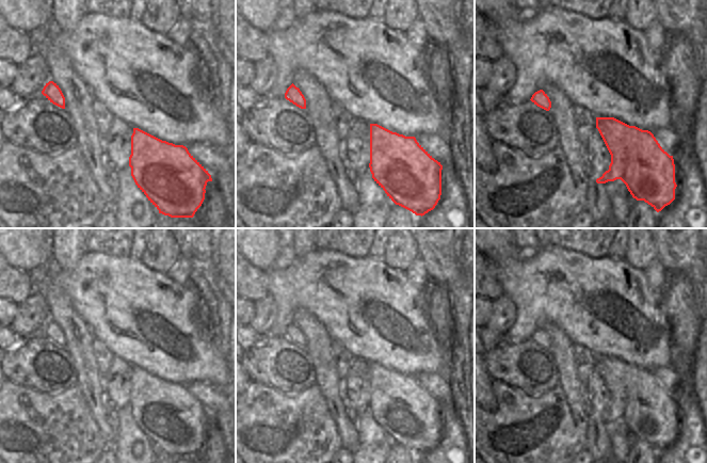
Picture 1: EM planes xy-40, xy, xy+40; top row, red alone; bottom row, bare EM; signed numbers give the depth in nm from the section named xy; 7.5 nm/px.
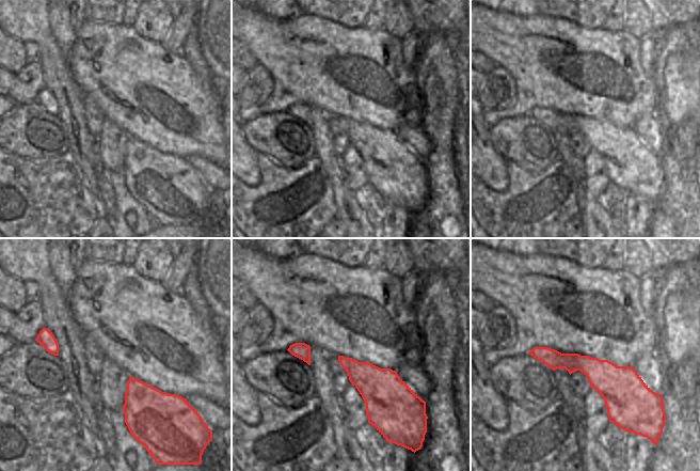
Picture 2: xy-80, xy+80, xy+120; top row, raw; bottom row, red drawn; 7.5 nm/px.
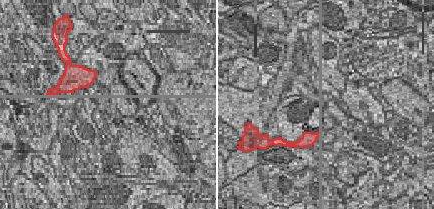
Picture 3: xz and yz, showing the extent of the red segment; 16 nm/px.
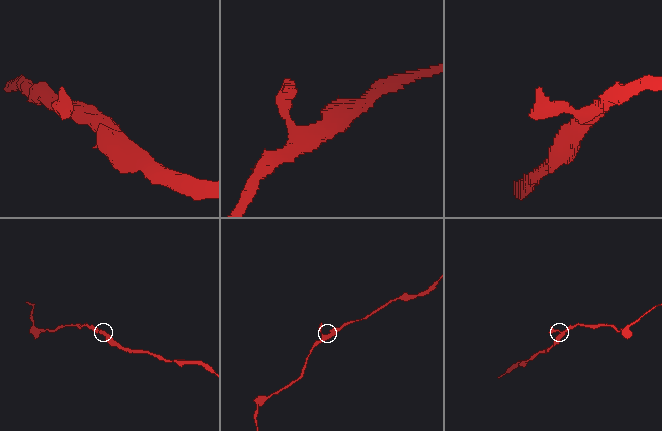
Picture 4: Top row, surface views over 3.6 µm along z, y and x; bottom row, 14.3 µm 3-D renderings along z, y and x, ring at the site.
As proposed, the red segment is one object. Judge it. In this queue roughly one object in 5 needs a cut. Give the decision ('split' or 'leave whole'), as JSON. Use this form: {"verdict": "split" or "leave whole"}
{"verdict": "leave whole"}

